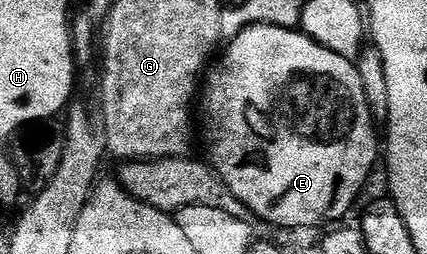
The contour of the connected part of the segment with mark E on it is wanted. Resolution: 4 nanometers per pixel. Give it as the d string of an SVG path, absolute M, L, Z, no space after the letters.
M259 23L239 32L234 38L228 39L225 55L221 58L221 66L208 71L203 78L203 93L199 98L199 110L205 113L205 138L213 145L211 165L221 175L223 184L243 200L250 215L254 219L262 218L273 226L317 226L320 222L333 222L336 218L346 217L353 203L362 197L361 189L377 162L377 130L367 96L363 96L363 80L359 80L356 65L350 59L339 56L327 48L323 48L315 40L311 40L300 29L268 26Z

